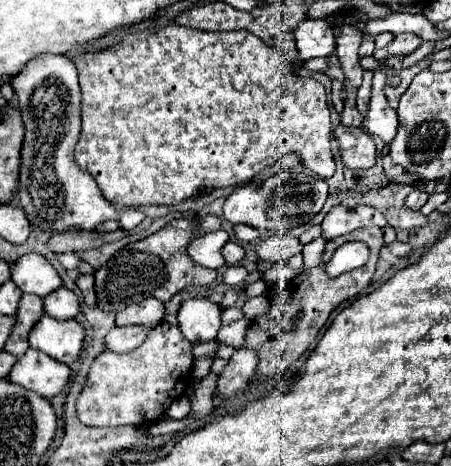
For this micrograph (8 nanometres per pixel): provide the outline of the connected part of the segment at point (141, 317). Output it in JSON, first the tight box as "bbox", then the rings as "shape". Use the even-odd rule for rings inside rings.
{"bbox":[117,298,163,326],"shape":[[[145,298],[139,304],[131,304],[125,310],[117,312],[117,326],[129,326],[129,324],[155,326],[161,320],[163,320],[163,302],[155,298]]]}

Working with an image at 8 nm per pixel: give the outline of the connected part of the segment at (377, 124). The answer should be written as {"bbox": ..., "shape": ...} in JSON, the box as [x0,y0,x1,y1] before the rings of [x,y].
{"bbox":[363,72,397,142],"shape":[[[375,72],[369,110],[363,120],[363,130],[371,136],[379,136],[383,142],[391,142],[397,132],[397,116],[395,110],[389,106],[385,96],[385,74]]]}

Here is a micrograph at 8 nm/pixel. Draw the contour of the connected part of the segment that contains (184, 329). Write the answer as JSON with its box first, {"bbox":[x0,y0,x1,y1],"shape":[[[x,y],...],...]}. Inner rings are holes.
{"bbox":[179,298,221,344],"shape":[[[207,298],[185,300],[179,308],[179,328],[189,344],[217,340],[221,328],[221,308]]]}

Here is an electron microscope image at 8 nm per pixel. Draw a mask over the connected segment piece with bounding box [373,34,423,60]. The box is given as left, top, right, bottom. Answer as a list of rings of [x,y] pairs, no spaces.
[[[397,34],[389,46],[385,46],[385,48],[381,48],[381,50],[375,50],[373,56],[379,58],[379,60],[387,60],[387,58],[391,58],[391,56],[407,56],[407,54],[411,54],[421,42],[423,42],[423,40],[421,40],[421,36],[417,36],[417,34]]]

